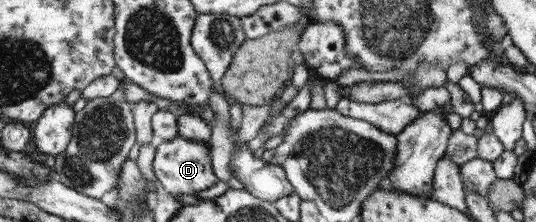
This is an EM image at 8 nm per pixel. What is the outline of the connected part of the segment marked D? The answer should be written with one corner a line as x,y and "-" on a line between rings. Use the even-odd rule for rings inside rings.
181,135
167,142
157,142
154,156
154,172
163,186
163,191
177,197
180,194
196,194
217,184
218,175
214,172
212,143
188,140

